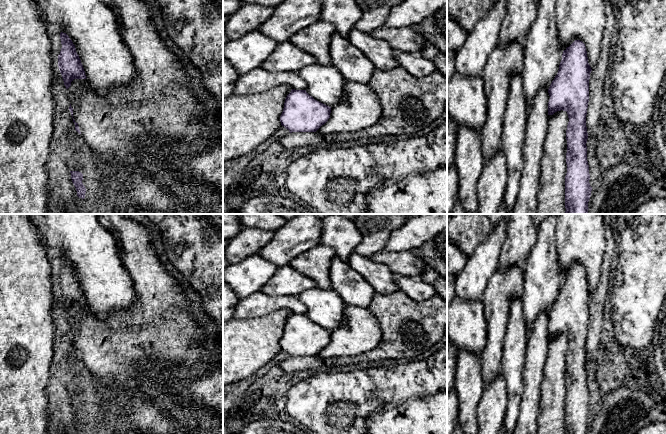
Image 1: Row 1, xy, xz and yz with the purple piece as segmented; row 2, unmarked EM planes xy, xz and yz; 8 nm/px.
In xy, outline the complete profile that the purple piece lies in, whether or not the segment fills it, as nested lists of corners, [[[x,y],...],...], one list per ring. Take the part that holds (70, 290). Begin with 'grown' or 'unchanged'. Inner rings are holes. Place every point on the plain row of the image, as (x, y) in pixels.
unchanged | [[[60,257],[62,272],[58,279],[58,291],[66,313],[74,303],[86,303],[85,295],[75,269],[66,257]]]

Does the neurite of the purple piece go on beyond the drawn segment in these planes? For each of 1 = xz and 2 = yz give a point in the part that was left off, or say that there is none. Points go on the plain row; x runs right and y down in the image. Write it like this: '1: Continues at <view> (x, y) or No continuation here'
1: No continuation here
2: No continuation here

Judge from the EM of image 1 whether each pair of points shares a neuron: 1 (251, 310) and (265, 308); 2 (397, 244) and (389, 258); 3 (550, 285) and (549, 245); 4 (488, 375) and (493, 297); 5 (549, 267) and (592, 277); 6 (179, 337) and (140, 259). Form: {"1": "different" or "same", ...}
{"1": "same", "2": "different", "3": "same", "4": "same", "5": "different", "6": "same"}

